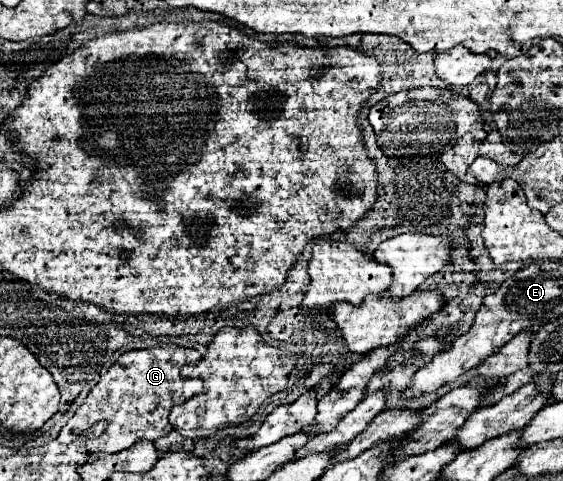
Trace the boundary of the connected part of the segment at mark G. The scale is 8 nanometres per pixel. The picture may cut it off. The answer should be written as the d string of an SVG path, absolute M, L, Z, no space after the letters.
M158 345L152 351L142 349L122 353L108 373L94 385L74 417L62 427L60 437L76 437L90 429L90 425L106 421L106 431L98 439L86 441L86 453L108 455L124 451L142 439L156 441L168 435L172 431L168 423L170 409L202 391L200 379L182 379L180 375L184 365L196 365L198 361L200 353L196 349L184 349L178 345Z

